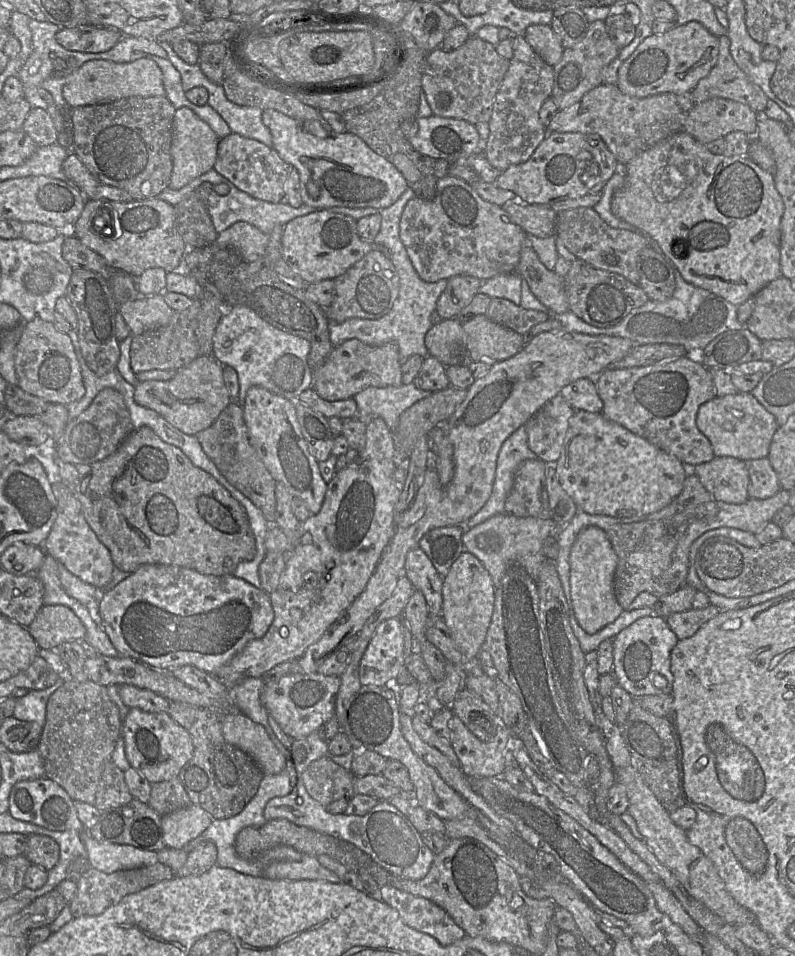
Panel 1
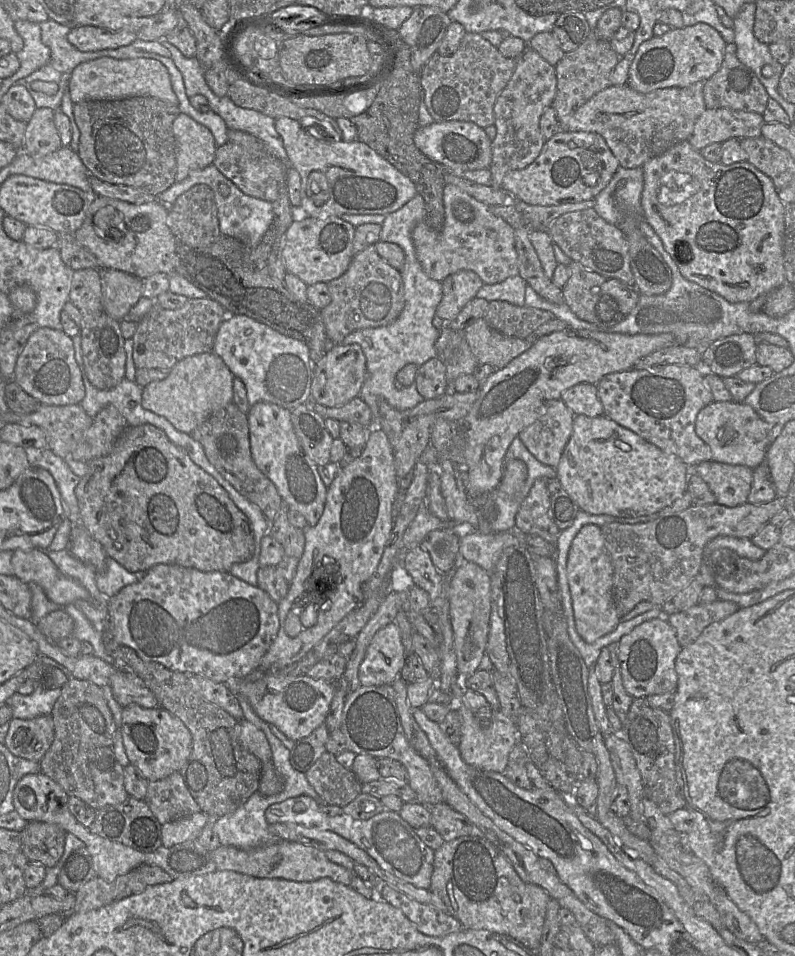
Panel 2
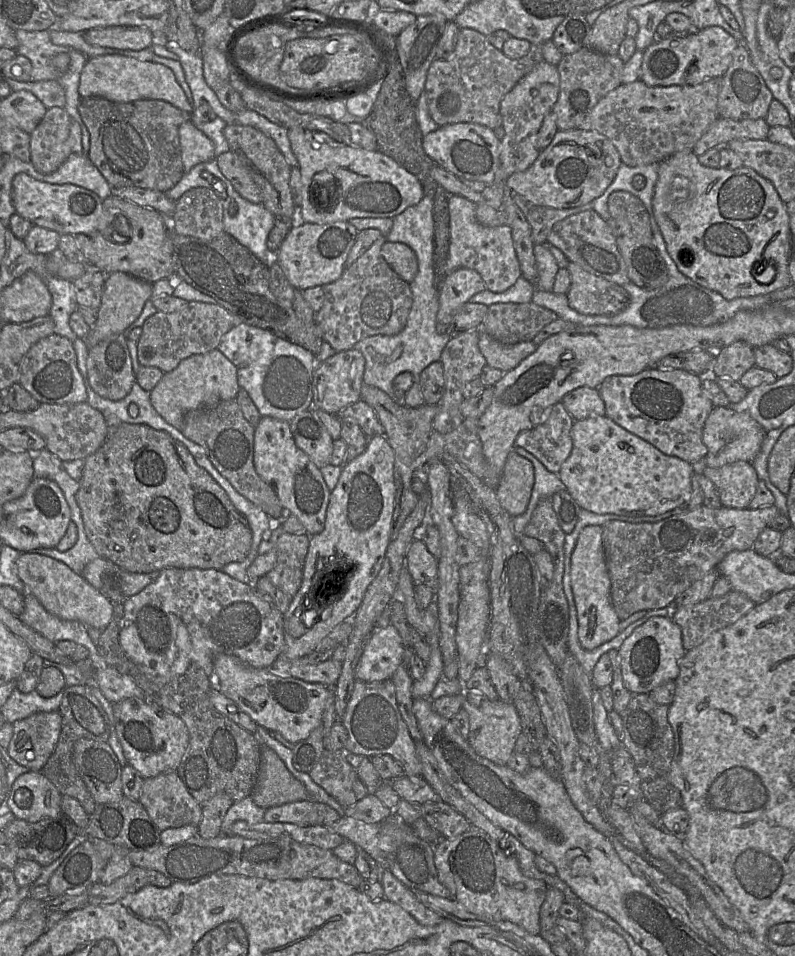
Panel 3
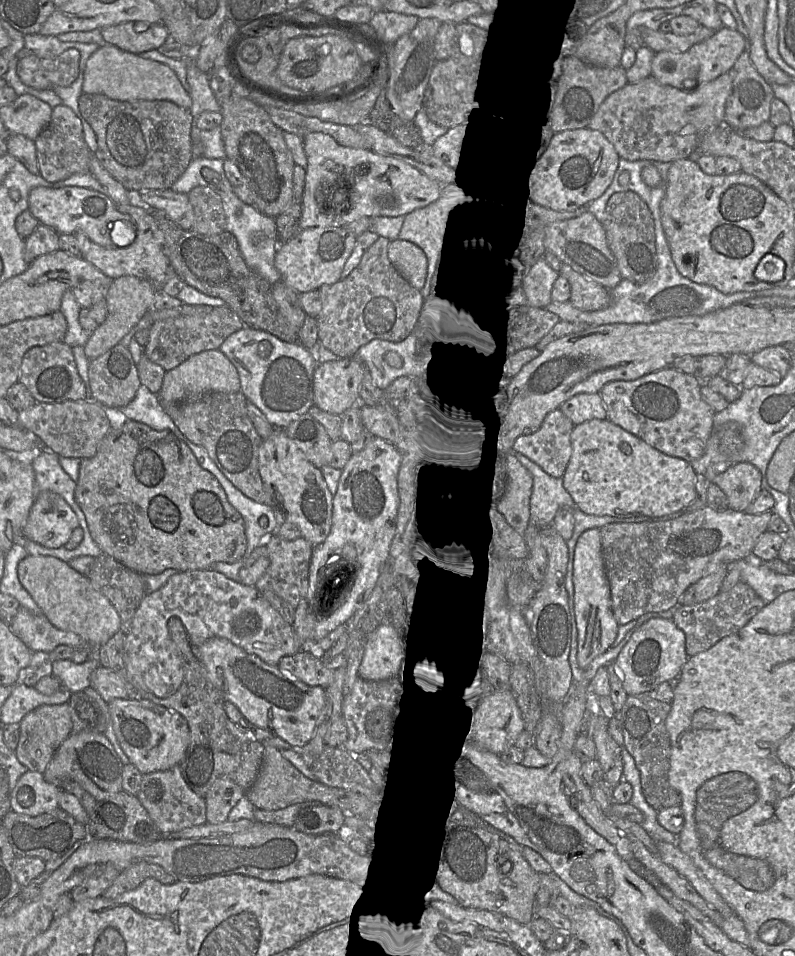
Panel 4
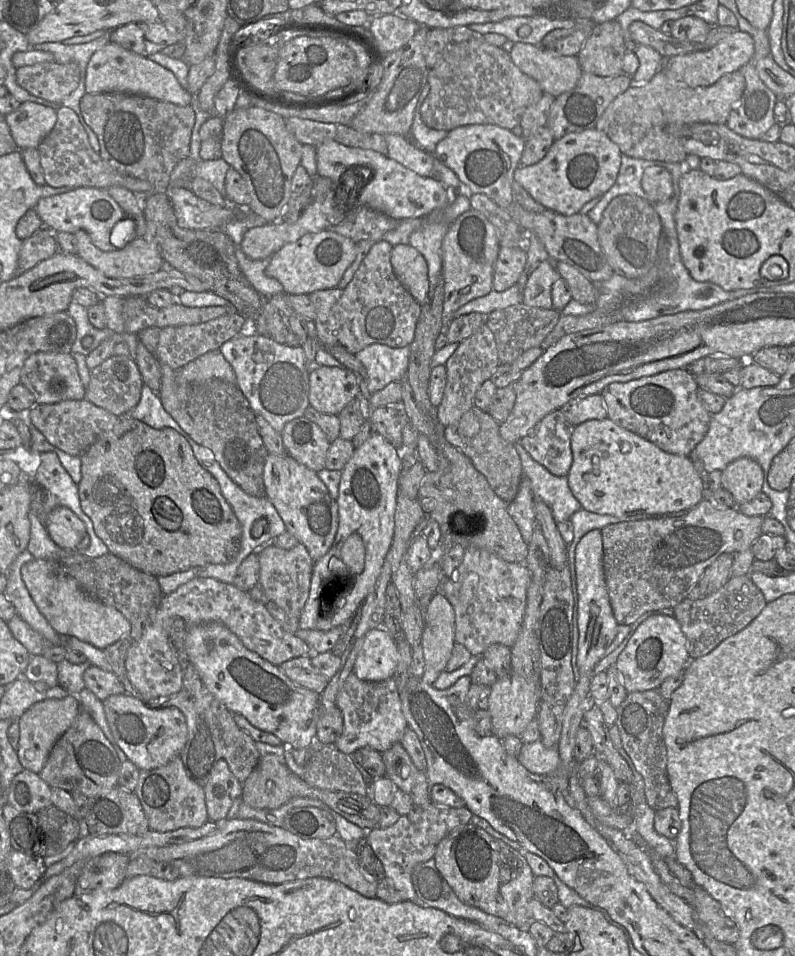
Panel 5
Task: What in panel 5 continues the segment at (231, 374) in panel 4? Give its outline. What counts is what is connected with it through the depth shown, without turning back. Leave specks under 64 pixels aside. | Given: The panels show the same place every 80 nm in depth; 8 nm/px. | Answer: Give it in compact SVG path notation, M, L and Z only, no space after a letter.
M220 350L207 352L175 370L177 383L200 383L209 379L235 383L233 368Z

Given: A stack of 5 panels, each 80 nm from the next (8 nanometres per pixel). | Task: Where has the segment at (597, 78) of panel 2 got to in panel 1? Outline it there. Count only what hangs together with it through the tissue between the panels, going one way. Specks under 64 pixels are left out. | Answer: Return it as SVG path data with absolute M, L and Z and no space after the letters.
M597 20L590 23L585 37L574 46L564 49L561 60L553 66L554 87L551 97L557 108L563 110L575 104L586 93L603 84L602 70L618 57L619 51L606 31L605 21Z

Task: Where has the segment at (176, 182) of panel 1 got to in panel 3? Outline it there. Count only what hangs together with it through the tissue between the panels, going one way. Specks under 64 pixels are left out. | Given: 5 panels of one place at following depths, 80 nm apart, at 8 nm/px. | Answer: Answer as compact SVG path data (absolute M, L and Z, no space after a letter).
M192 121L182 123L178 133L184 174L195 165L216 158L213 142Z

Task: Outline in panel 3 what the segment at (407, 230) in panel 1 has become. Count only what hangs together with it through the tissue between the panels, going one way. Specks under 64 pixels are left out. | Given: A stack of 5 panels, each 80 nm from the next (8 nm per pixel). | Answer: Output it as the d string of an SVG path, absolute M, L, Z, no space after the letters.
M450 194L447 199L449 214L449 250L445 262L438 266L438 279L458 268L477 271L491 292L502 293L522 276L512 241L509 225L489 227L476 219L477 204L463 196Z

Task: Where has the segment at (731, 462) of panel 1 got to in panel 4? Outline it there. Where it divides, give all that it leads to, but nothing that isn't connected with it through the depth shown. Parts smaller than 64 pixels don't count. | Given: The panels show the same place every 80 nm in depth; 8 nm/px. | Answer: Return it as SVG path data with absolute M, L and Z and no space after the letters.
M738 462L718 474L713 483L725 493L730 509L745 511L759 496L761 481L757 467L749 462Z

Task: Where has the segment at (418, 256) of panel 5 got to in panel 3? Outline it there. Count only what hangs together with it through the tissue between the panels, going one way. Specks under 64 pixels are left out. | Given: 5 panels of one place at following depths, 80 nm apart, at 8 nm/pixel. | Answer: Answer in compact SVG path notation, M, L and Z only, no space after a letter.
M385 242L381 254L388 265L408 284L413 281L418 271L415 252L406 244Z

